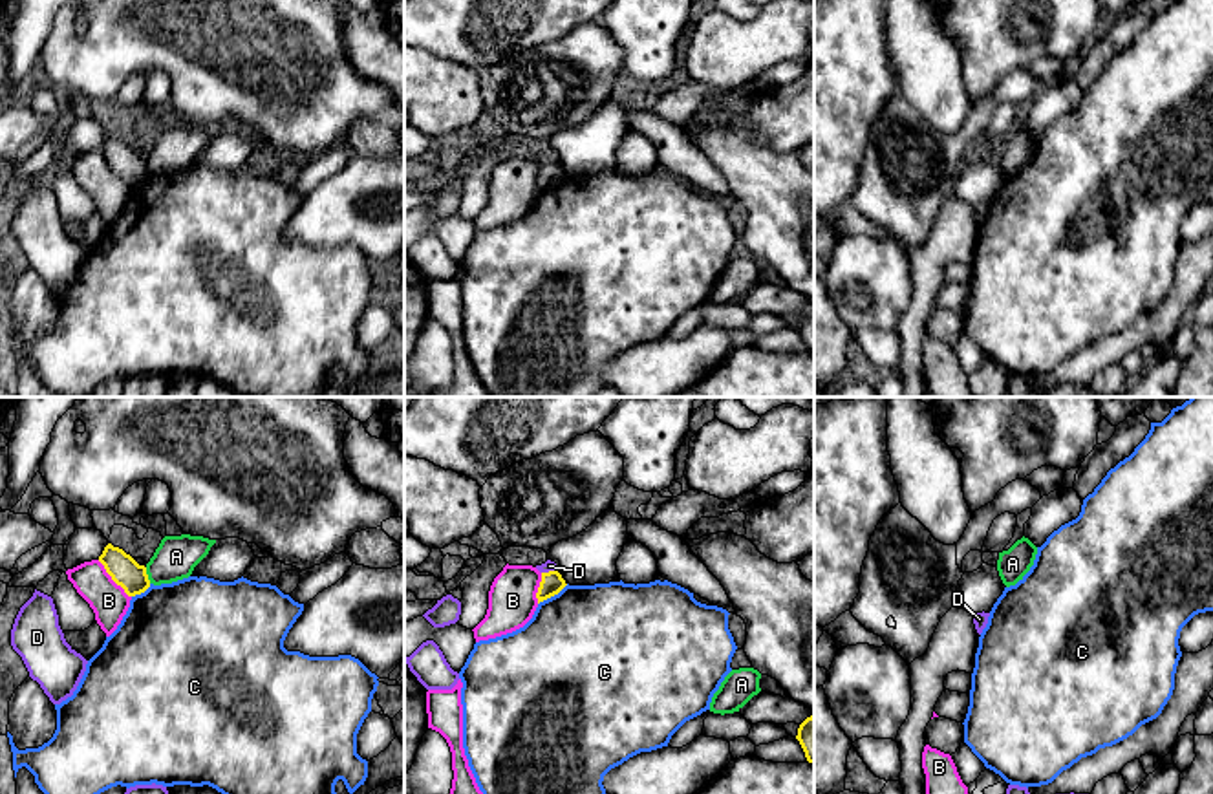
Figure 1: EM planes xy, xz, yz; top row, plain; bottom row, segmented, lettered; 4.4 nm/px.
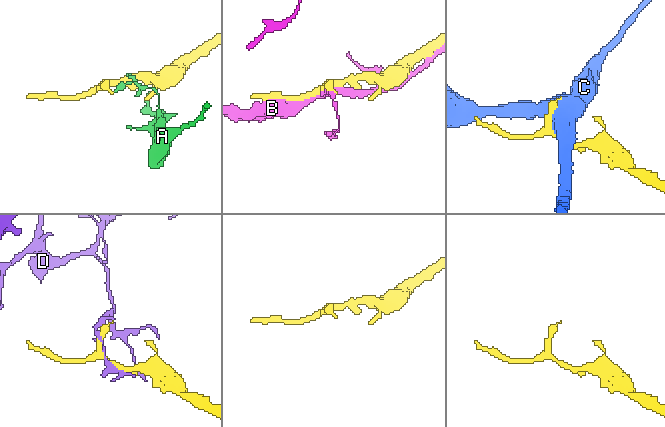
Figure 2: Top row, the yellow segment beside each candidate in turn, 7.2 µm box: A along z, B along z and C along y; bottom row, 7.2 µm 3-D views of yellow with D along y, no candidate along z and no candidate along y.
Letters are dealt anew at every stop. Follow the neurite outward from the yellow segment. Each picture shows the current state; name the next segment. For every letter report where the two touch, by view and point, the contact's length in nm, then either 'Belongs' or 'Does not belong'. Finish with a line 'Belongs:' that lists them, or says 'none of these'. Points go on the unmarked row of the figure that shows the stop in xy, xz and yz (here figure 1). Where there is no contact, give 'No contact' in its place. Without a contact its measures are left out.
A: Touches yellow at xy (147, 165). Shared border 80 nm. Does not belong
B: Touches yellow at xy (112, 169). Shared border 220 nm. Does not belong
C: Touches yellow at xz (553, 185). Shared border 160 nm. Does not belong
D: Touches yellow at xz (549, 161). Shared border 70 nm. Does not belong
Belongs: none of these

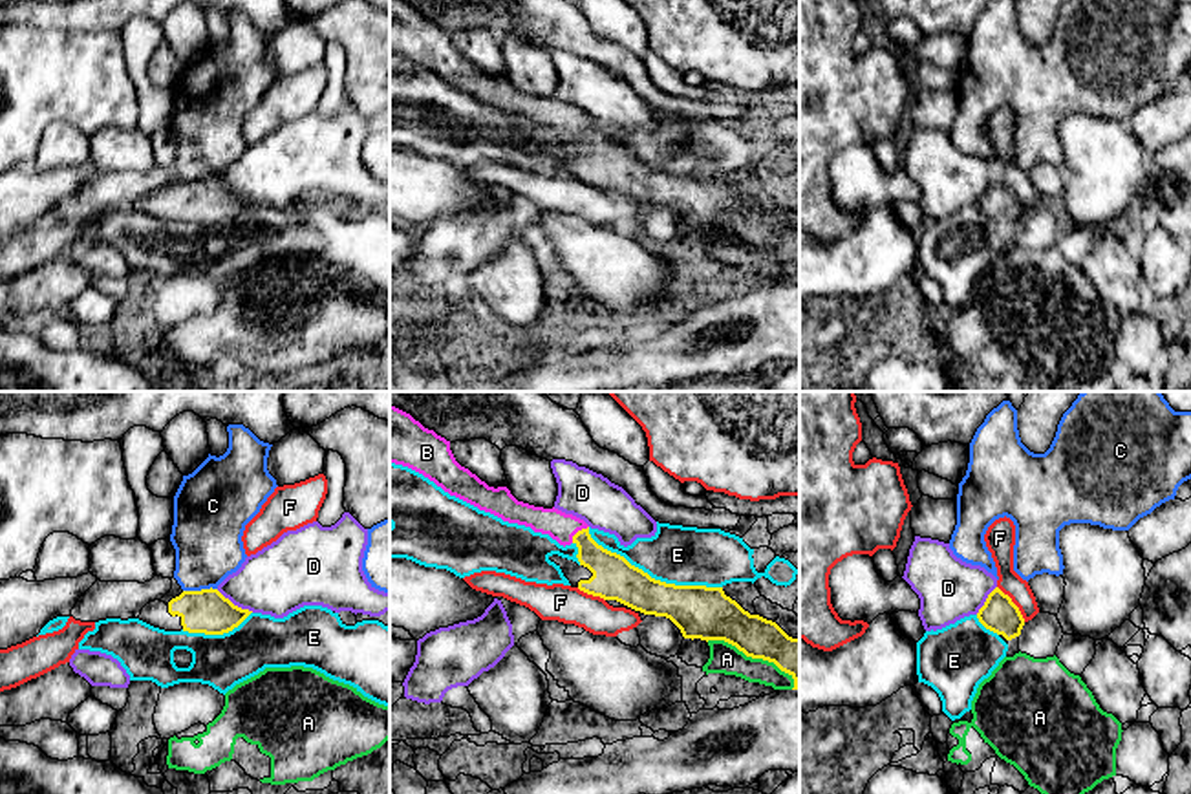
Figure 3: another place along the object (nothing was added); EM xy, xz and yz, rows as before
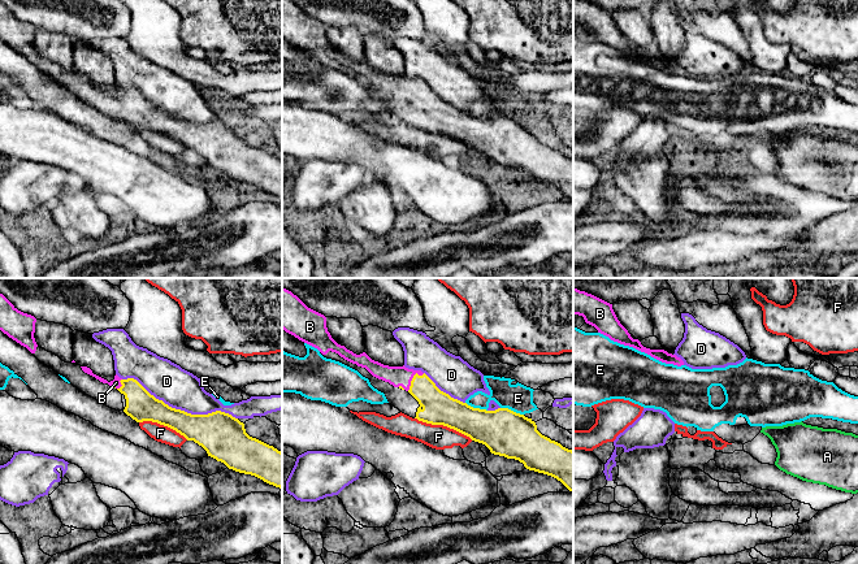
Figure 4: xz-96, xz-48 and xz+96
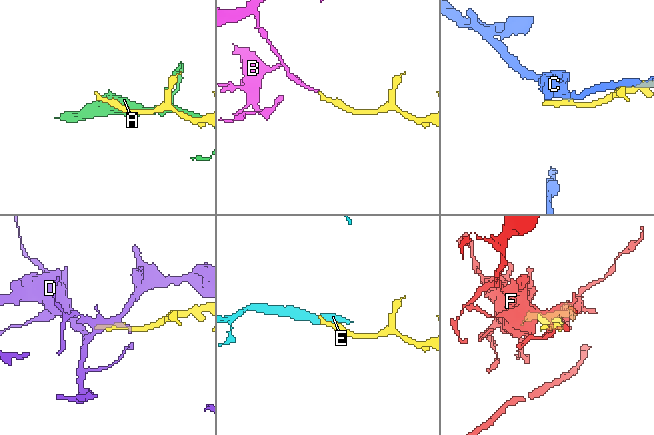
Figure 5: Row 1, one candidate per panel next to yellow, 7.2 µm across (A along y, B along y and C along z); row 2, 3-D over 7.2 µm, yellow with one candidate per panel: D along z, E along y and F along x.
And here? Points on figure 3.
A: Touches yellow at xz (754, 247). Shared border 440 nm. Does not belong
B: Touches yellow at xz (577, 123). Shared border 110 nm. Belongs
C: Touches yellow at xy (202, 180). Shared border 150 nm. Does not belong
D: Touches yellow at xy (233, 194). Shared border 190 nm. Does not belong
E: Touches yellow at xz (650, 167). Shared border 650 nm. Does not belong
F: Touches yellow at yz (1014, 194). Shared border 200 nm. Does not belong
Belongs: B

